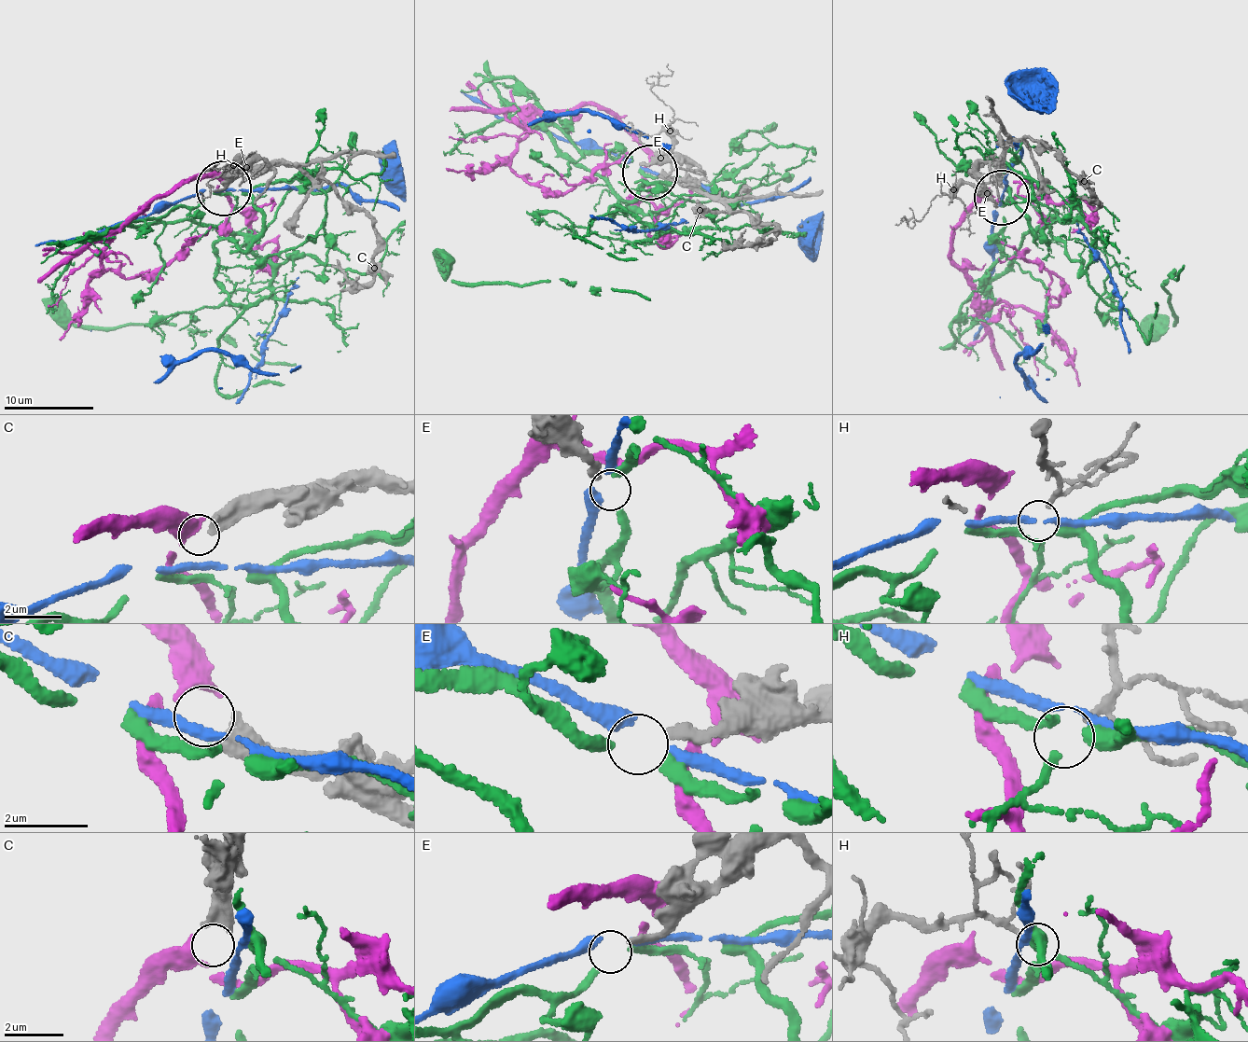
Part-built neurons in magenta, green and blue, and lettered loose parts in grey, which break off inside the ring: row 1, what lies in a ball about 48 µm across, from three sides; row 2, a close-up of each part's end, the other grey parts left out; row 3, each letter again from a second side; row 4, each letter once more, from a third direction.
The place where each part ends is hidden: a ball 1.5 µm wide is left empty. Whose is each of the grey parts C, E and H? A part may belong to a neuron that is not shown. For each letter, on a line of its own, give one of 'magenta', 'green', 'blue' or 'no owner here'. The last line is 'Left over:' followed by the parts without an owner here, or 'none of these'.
C: magenta
E: no owner here
H: green
Left over: E

